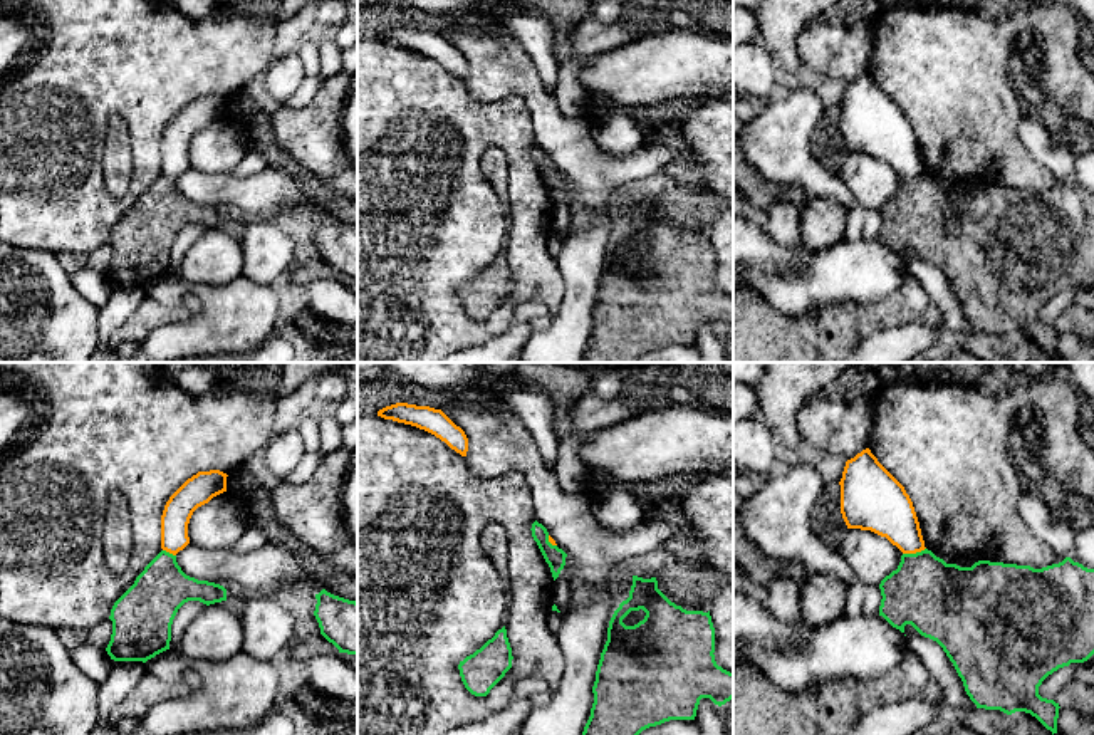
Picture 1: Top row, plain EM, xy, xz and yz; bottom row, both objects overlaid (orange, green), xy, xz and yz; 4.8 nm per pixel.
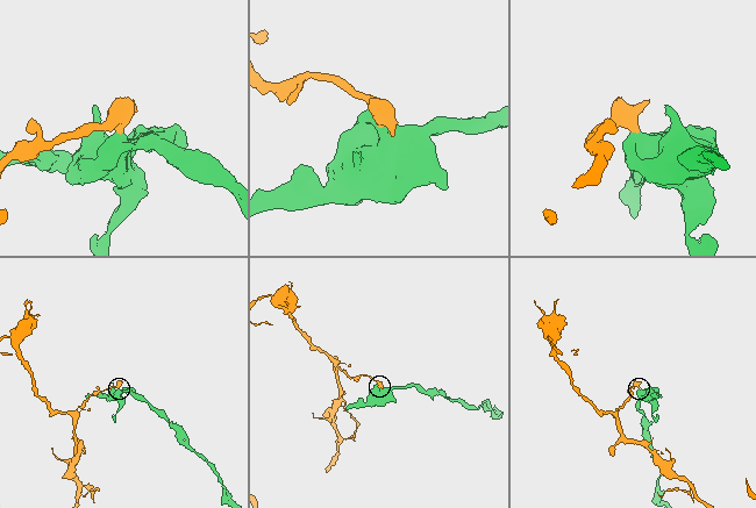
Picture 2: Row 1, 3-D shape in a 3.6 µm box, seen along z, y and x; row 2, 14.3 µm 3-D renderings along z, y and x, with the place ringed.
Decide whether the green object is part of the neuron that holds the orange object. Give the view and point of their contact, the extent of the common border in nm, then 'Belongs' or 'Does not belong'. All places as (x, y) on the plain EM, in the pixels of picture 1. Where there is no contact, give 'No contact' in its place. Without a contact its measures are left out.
Touches orange at yz (913, 177). Shared border 120 nm. Does not belong

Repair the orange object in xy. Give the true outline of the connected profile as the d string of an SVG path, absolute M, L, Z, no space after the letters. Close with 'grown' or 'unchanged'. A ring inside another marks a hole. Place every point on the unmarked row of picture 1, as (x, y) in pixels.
M198 96L166 126L161 139L161 173L176 180L190 168L188 148L193 136L213 121L227 116L227 97Z; unchanged

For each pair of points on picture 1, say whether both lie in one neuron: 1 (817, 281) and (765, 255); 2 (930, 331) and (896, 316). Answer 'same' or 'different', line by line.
1: same
2: different

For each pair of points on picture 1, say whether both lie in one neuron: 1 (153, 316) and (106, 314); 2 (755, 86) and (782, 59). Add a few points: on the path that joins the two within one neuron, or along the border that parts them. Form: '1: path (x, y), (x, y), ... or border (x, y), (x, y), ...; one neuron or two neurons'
1: border (146, 294), (141, 304), (113, 333), (109, 344); two neurons
2: border (762, 46), (782, 76); two neurons

